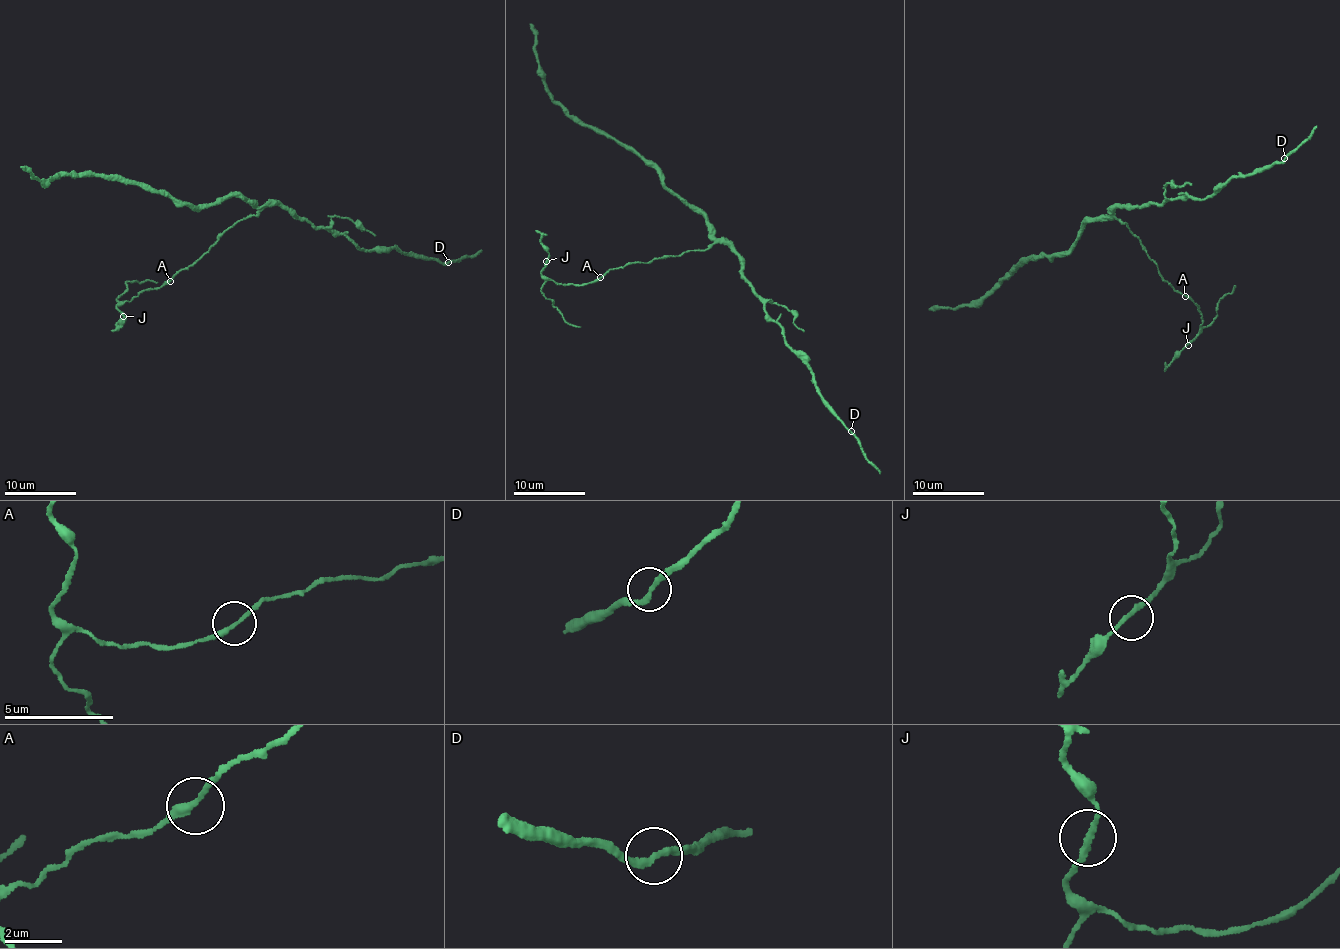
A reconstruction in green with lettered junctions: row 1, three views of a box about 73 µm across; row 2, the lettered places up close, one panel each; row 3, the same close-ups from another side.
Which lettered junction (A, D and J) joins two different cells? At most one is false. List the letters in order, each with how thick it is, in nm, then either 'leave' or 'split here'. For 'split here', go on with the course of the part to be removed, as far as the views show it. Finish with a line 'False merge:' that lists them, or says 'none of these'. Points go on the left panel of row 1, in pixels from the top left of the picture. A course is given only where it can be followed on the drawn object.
A: 220 nm thick; leave
D: 220 nm thick; leave
J: 200 nm thick; leave
False merge: none of these

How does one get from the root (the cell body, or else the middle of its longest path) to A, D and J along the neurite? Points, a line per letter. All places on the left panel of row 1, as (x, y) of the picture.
A: (258, 206), (256, 214), (242, 217), (223, 230), (207, 252), (193, 264), (177, 271), (170, 281)
D: (258, 206), (284, 205), (295, 218), (345, 235), (360, 251), (386, 252), (393, 248), (424, 260), (448, 261)
J: (258, 206), (256, 214), (223, 230), (207, 252), (177, 271), (161, 287), (141, 291), (116, 307), (123, 316)

